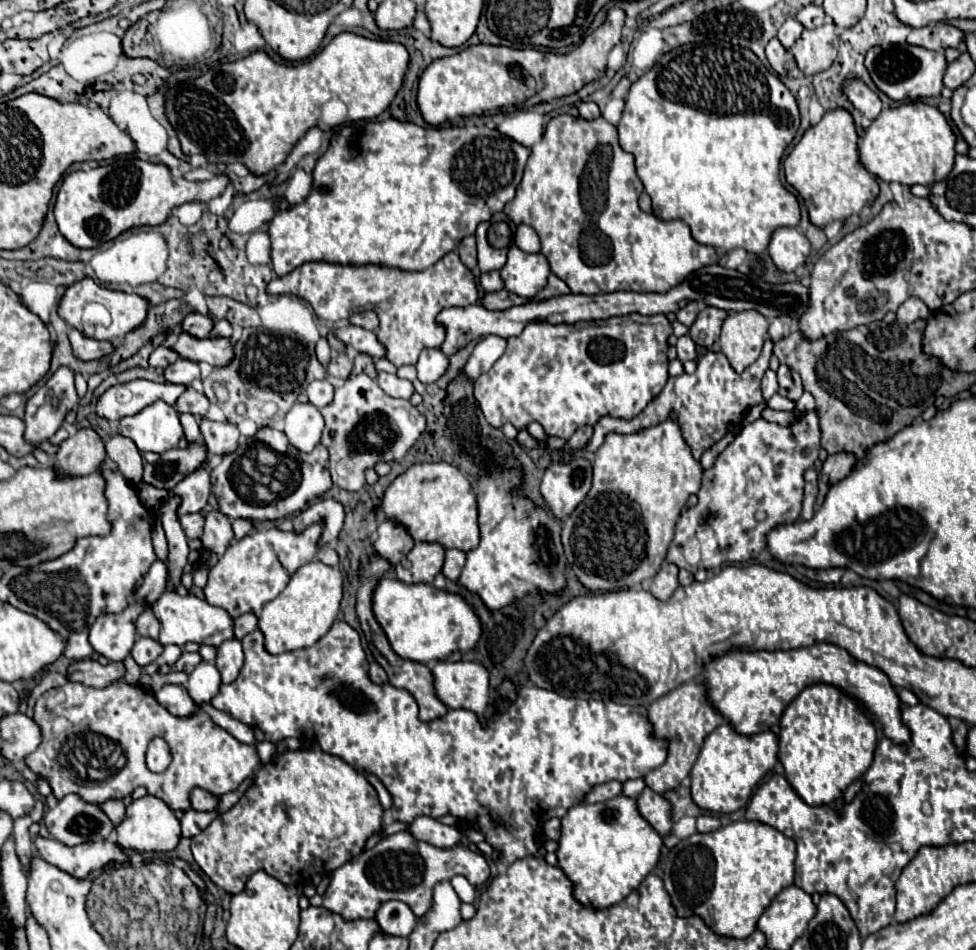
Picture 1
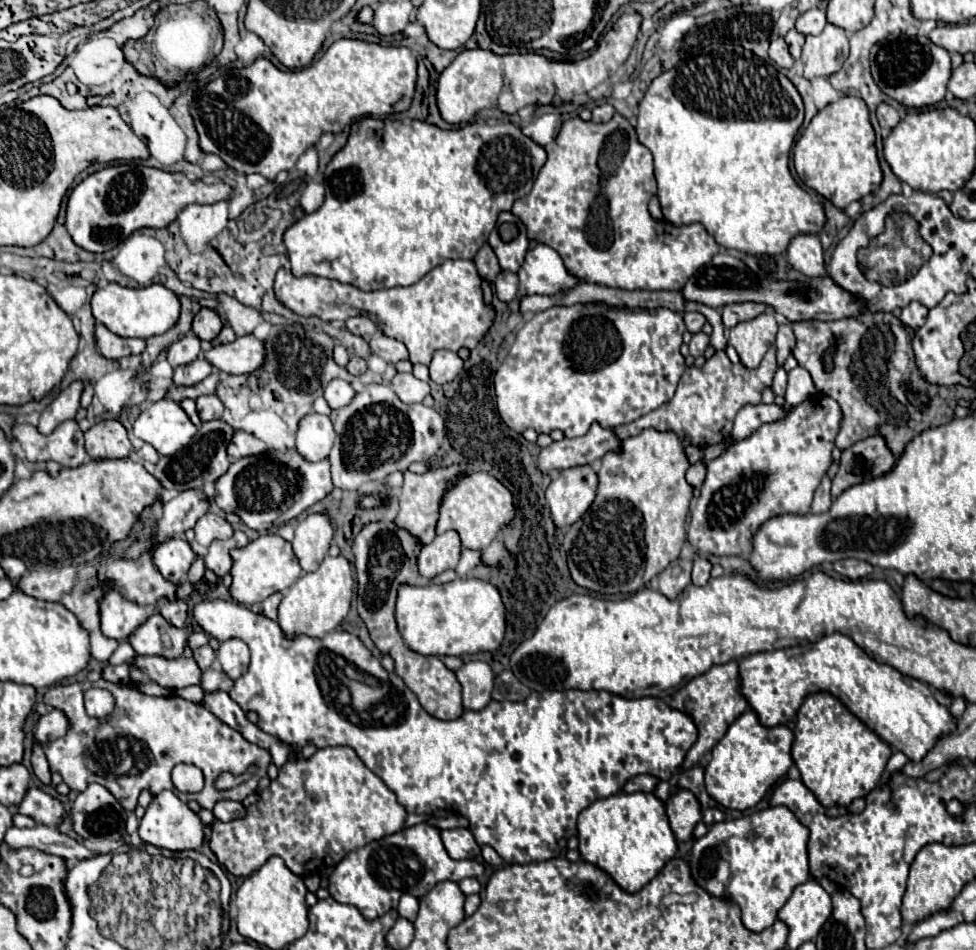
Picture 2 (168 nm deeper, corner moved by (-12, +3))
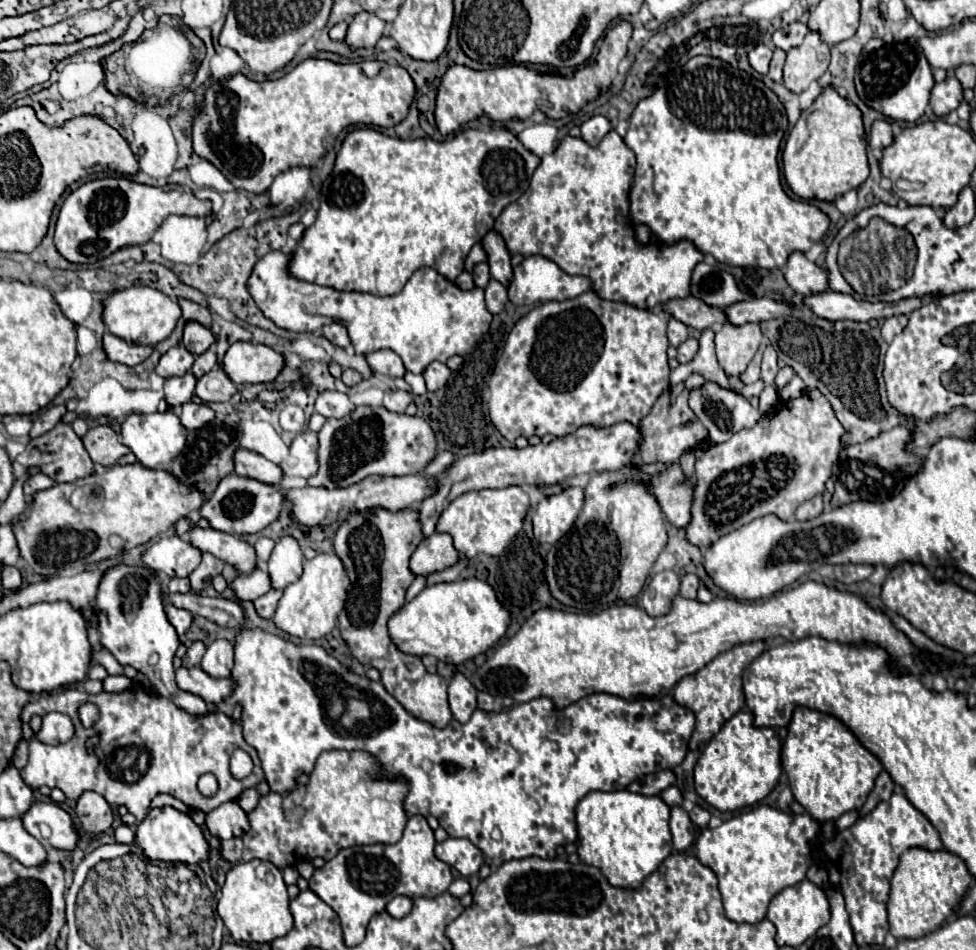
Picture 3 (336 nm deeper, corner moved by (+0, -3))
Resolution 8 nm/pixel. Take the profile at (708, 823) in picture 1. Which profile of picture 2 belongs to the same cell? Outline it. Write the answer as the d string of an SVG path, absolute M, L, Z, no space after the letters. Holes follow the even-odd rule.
M707 808L707 810L703 812L703 822L705 822L707 826L717 824L717 822L723 822L723 820L725 820L725 814L723 814L719 808Z

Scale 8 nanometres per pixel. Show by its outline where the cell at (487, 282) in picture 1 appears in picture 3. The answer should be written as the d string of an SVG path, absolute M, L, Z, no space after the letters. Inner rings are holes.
M491 280L489 286L485 288L485 300L487 300L487 310L491 314L499 314L507 302L507 288L501 282Z

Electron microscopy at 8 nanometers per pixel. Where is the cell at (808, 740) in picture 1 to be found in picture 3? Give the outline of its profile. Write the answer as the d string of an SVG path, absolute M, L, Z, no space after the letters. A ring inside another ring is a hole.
M803 706L793 712L781 762L795 800L817 822L837 820L845 812L859 810L873 790L875 778L883 770L879 768L879 760L841 720Z

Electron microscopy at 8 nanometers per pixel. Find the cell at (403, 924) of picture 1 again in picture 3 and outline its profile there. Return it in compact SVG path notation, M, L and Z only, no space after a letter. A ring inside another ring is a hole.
M395 896L389 904L387 904L387 912L393 916L393 918L401 918L405 914L409 914L413 908L413 900L409 896Z

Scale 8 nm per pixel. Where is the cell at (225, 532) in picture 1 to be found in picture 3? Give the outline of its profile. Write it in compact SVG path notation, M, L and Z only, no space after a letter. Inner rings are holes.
M203 552L201 564L189 574L191 590L193 592L201 592L217 574L221 574L221 570L223 570L223 562L219 558L215 558L213 554Z

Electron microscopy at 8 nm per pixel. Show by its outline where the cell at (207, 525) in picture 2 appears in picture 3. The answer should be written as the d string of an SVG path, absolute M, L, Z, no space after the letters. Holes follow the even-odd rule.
M193 528L189 532L189 542L195 548L211 552L219 560L231 564L239 574L249 574L253 572L253 568L257 568L255 548L233 534L225 534L213 528Z

